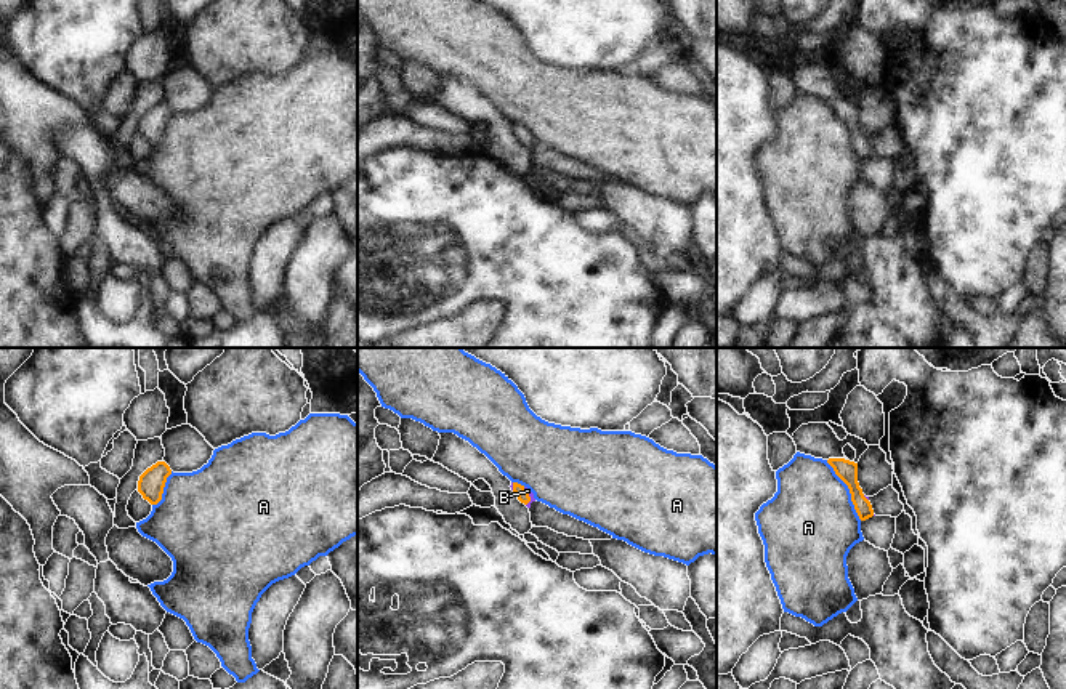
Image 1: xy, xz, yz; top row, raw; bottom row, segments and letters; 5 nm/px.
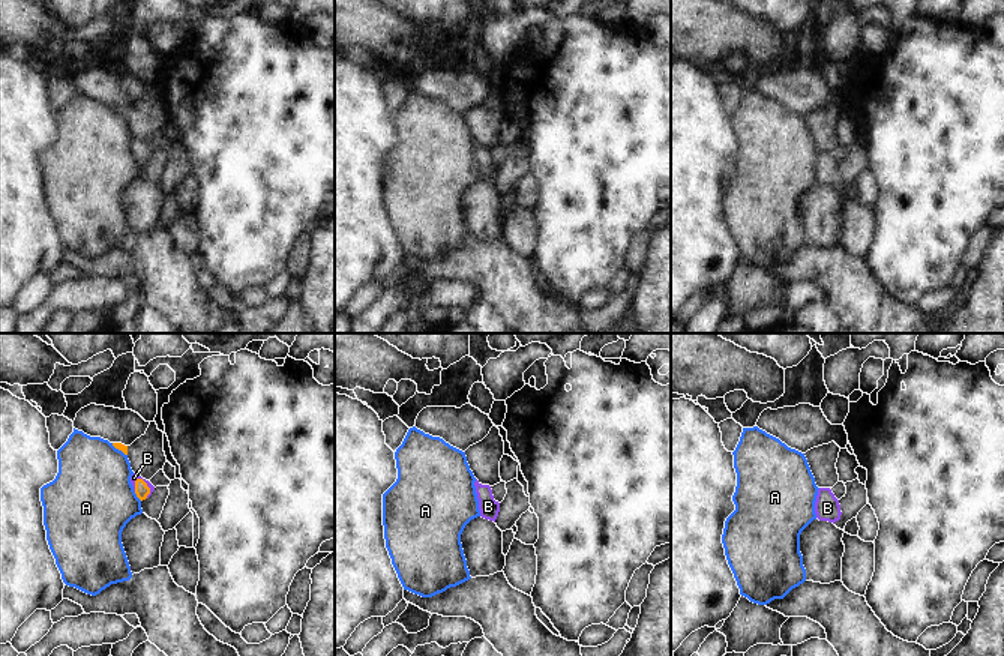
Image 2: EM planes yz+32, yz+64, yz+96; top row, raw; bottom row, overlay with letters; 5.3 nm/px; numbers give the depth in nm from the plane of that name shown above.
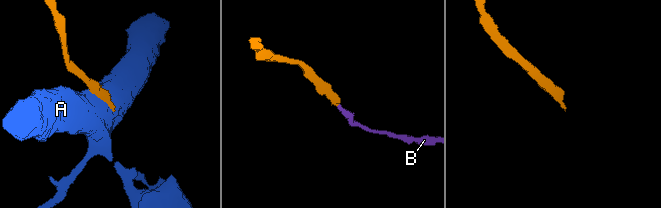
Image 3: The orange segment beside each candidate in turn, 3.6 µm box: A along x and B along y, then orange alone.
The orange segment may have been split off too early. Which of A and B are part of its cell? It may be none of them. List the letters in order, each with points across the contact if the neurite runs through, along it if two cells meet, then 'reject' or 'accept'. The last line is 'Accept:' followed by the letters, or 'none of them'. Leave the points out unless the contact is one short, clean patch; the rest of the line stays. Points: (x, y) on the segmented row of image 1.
A: reject
B: way xz (518, 489), (529, 497), (528, 491); accept
Accept: B

